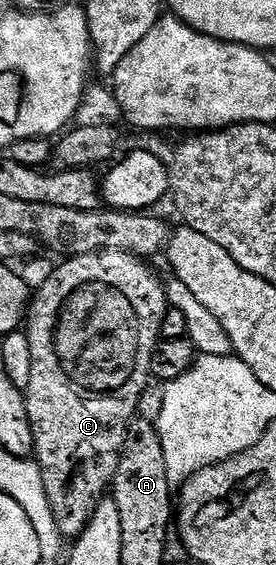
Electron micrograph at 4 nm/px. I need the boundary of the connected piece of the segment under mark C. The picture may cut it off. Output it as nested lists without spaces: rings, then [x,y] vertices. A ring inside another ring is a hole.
[[[97,251],[88,255],[76,255],[68,258],[43,284],[34,292],[30,300],[29,310],[25,320],[25,334],[29,341],[29,349],[33,352],[33,373],[29,376],[29,385],[25,392],[29,425],[35,434],[34,460],[38,463],[45,491],[49,497],[49,505],[53,509],[53,517],[59,526],[59,534],[64,537],[78,537],[85,529],[85,525],[93,517],[97,505],[108,494],[109,488],[115,482],[119,454],[125,445],[125,433],[129,429],[131,420],[136,418],[141,401],[141,393],[145,389],[147,380],[152,378],[153,364],[155,362],[155,346],[161,341],[159,330],[161,321],[168,309],[167,288],[164,280],[158,279],[142,258],[129,252]]]

